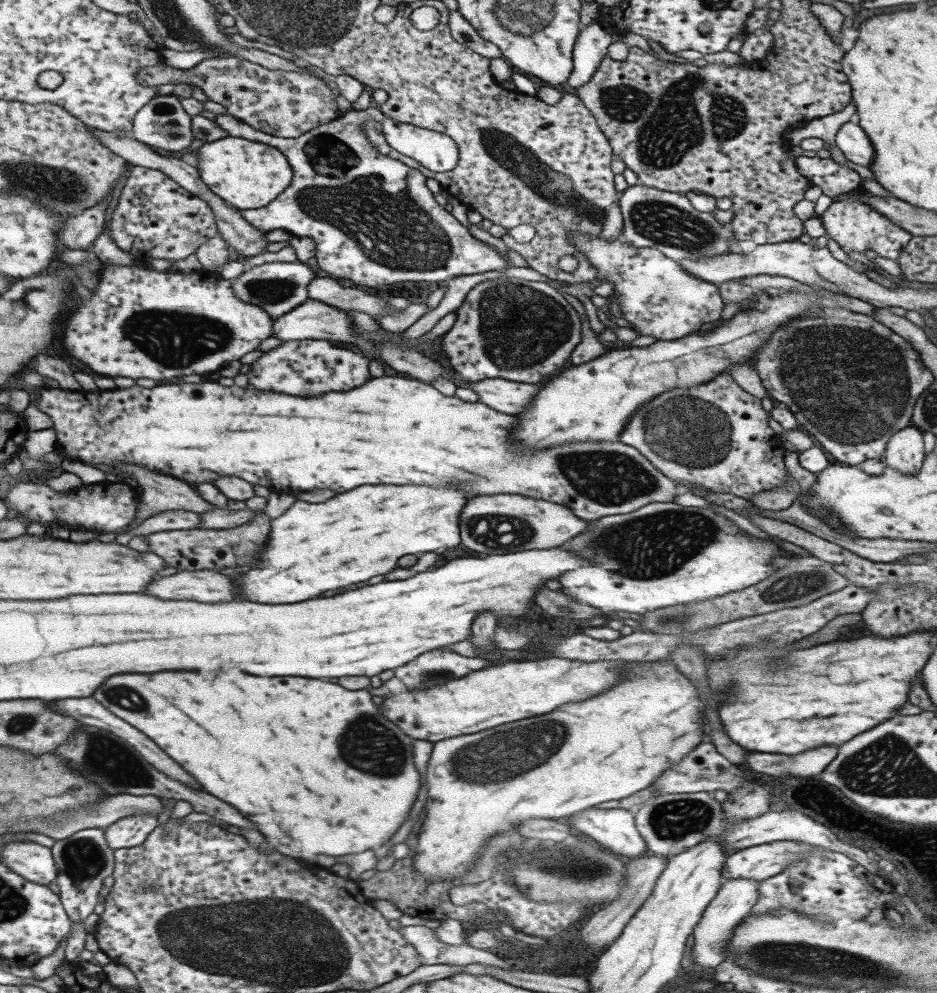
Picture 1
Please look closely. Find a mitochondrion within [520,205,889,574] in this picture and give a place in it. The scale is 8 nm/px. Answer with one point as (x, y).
(691, 432)

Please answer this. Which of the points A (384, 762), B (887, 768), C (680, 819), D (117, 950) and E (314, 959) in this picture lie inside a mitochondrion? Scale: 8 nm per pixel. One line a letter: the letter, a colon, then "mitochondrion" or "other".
A: mitochondrion
B: mitochondrion
C: mitochondrion
D: other
E: mitochondrion

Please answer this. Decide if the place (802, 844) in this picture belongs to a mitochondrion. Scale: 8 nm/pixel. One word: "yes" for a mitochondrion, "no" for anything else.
no

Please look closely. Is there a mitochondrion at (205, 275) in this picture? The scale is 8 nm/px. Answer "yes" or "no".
no

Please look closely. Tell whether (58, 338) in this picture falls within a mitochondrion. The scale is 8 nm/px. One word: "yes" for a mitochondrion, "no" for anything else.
no

